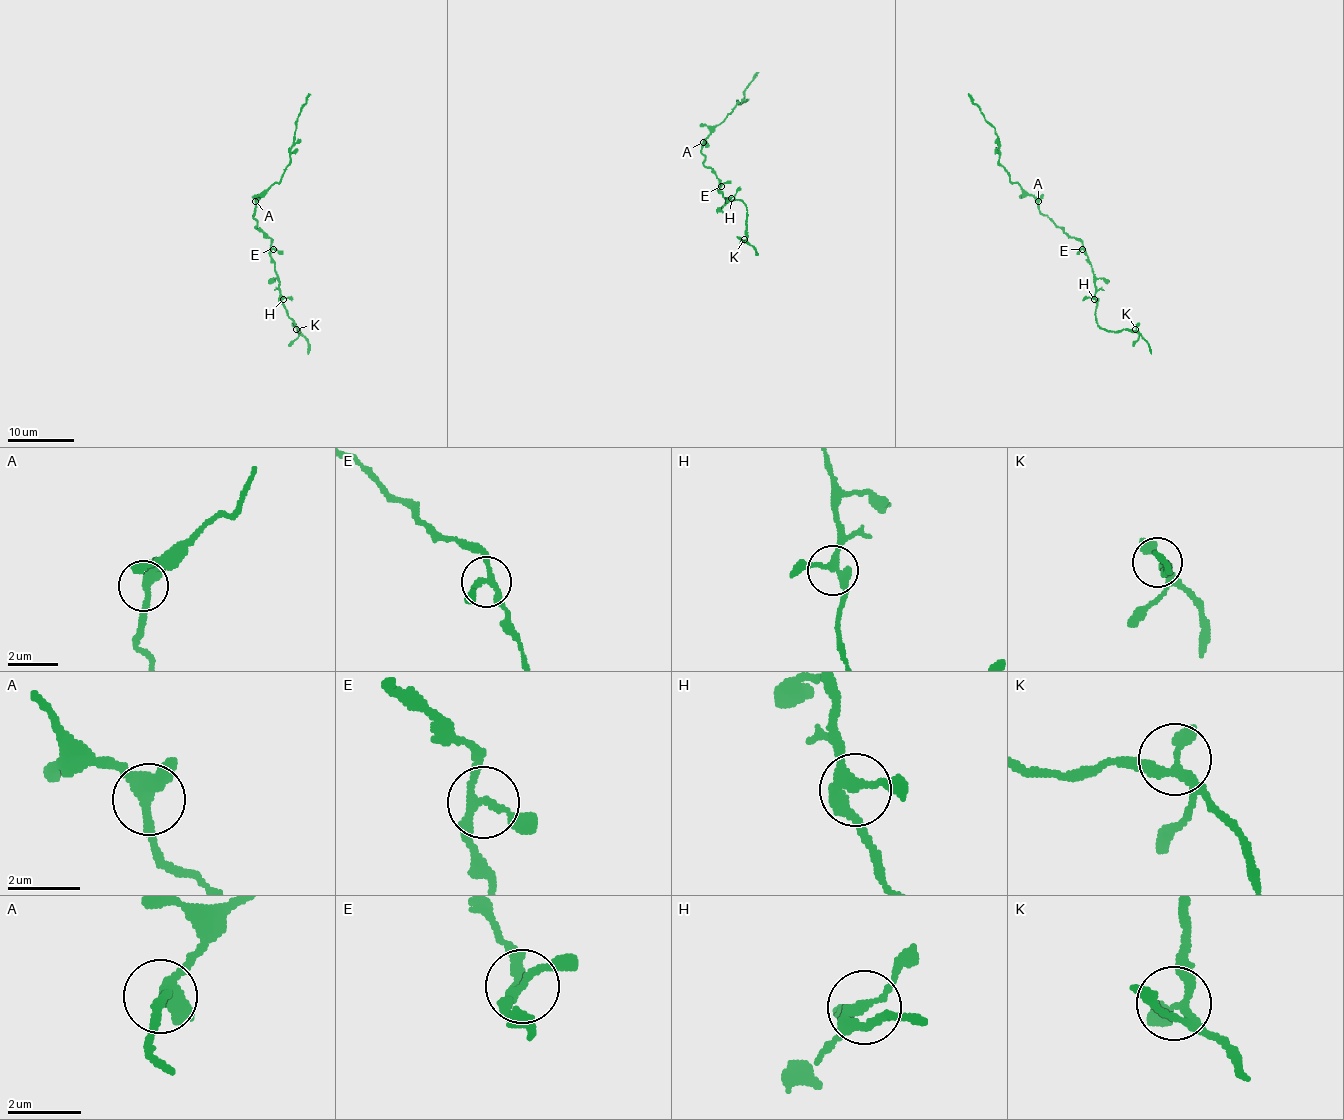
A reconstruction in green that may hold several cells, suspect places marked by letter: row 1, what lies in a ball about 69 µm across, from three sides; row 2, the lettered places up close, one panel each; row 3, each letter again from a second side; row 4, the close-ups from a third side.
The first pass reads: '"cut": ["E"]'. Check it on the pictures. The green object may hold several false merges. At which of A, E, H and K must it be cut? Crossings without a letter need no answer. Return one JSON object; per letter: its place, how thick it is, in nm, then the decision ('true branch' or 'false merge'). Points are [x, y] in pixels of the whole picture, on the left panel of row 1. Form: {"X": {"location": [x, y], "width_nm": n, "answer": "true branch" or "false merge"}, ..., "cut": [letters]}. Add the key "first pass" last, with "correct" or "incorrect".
{"A": {"location": [255, 201], "width_nm": 320, "answer": "true branch"}, "E": {"location": [273, 249], "width_nm": 180, "answer": "true branch"}, "H": {"location": [283, 299], "width_nm": 280, "answer": "true branch"}, "K": {"location": [296, 329], "width_nm": 320, "answer": "true branch"}, "cut": [], "first pass": "incorrect"}

